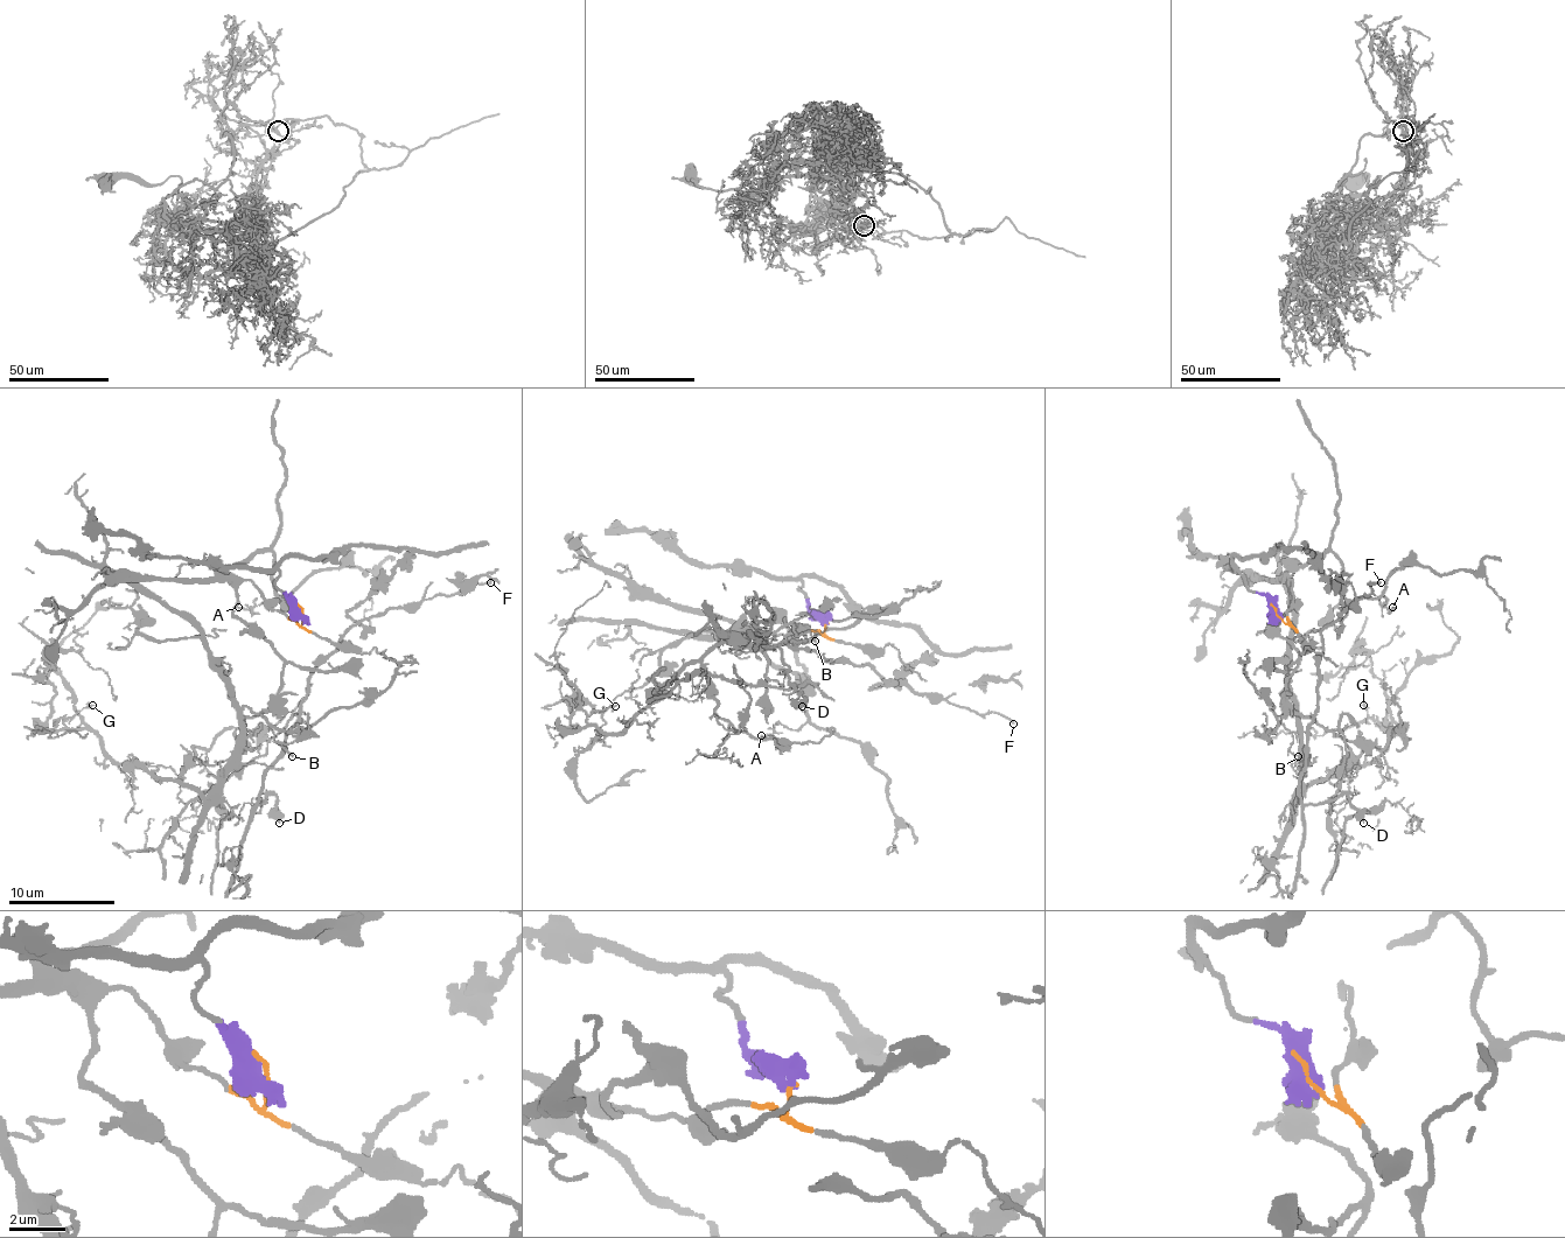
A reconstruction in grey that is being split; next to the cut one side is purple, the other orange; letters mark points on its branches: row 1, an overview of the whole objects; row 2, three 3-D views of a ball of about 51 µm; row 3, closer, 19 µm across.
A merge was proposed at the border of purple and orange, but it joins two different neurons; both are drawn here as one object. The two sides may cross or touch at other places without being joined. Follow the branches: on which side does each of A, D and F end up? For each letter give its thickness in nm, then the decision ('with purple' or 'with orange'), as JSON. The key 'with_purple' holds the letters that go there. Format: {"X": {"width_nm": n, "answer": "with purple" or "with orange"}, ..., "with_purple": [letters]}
{"A": {"width_nm": 150, "answer": "with orange"}, "D": {"width_nm": 320, "answer": "with purple"}, "F": {"width_nm": 150, "answer": "with purple"}, "with_purple": ["D", "F"]}

